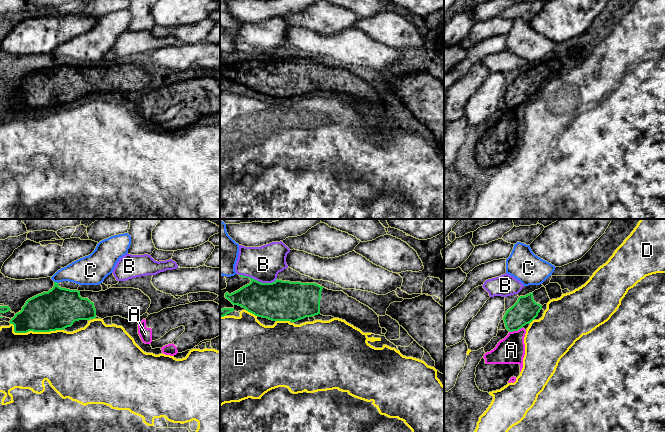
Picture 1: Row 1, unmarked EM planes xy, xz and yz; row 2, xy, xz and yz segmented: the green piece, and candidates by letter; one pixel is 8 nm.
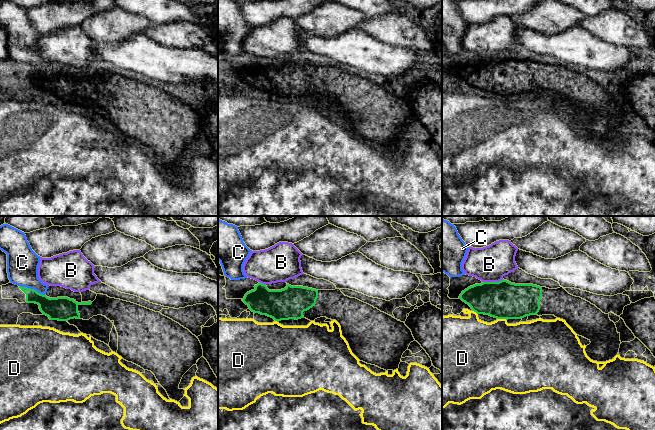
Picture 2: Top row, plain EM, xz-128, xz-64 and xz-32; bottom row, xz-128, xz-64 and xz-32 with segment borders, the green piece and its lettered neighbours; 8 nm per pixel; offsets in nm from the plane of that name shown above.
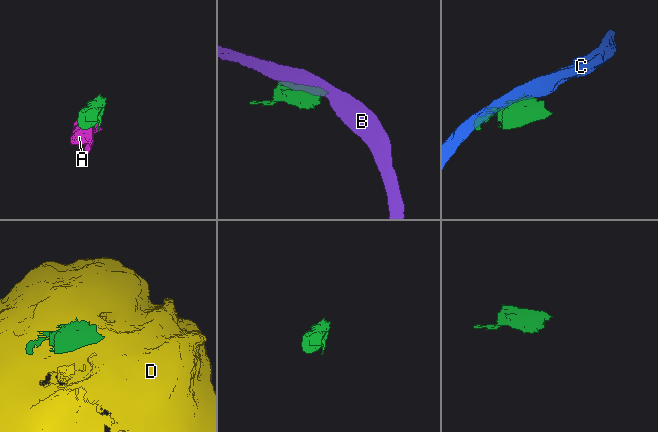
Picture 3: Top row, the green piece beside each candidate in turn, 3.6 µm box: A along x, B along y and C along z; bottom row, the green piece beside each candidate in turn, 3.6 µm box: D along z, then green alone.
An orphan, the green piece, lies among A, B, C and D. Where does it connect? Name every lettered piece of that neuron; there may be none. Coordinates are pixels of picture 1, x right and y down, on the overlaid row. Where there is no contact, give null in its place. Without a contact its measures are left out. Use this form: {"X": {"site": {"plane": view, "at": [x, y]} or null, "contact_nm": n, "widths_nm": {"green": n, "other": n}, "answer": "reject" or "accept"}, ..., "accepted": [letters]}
{"A": {"site": {"plane": "yz", "at": [515, 330]}, "contact_nm": 110, "widths_nm": {"green": 200, "other": 220}, "answer": "reject"}, "B": {"site": {"plane": "xz", "at": [258, 281]}, "contact_nm": 300, "widths_nm": {"green": 320, "other": 280}, "answer": "reject"}, "C": {"site": {"plane": "xy", "at": [56, 282]}, "contact_nm": 40, "widths_nm": {"green": 320, "other": 220}, "answer": "reject"}, "D": {"site": {"plane": "xy", "at": [34, 331]}, "contact_nm": 420, "widths_nm": {"green": 320, "other": 440}, "answer": "reject"}, "accepted": []}

